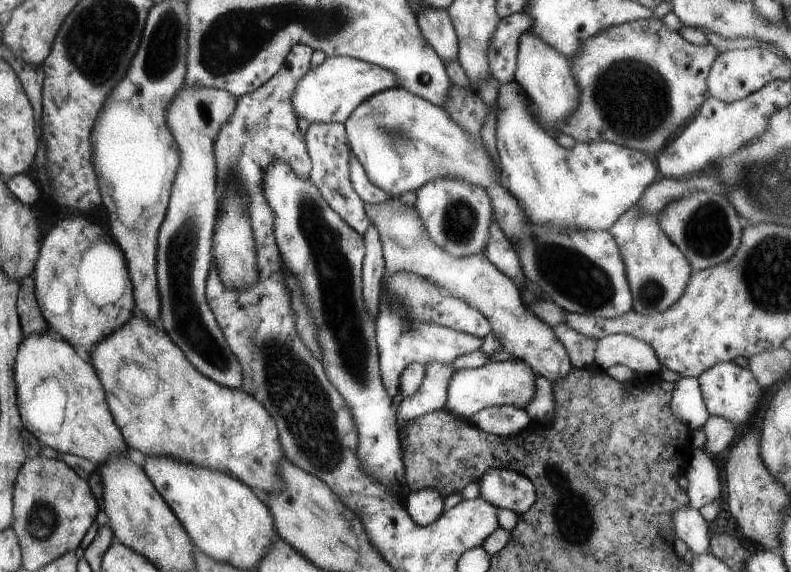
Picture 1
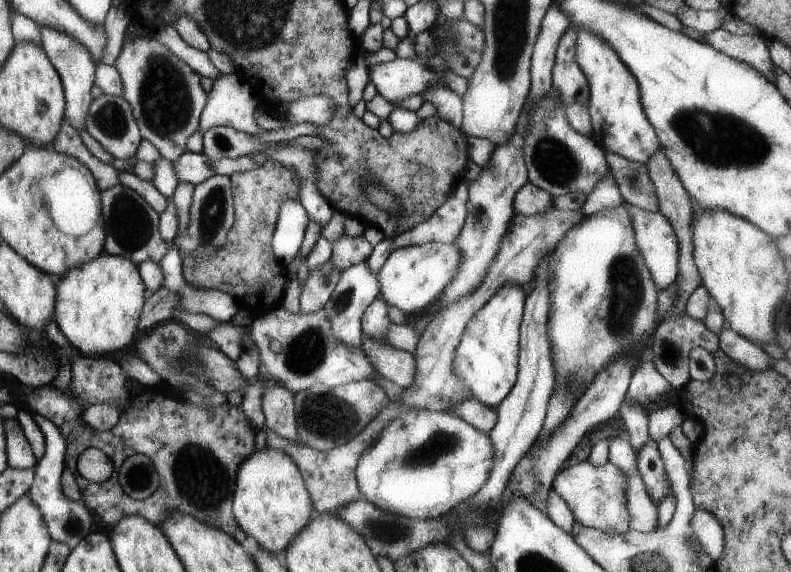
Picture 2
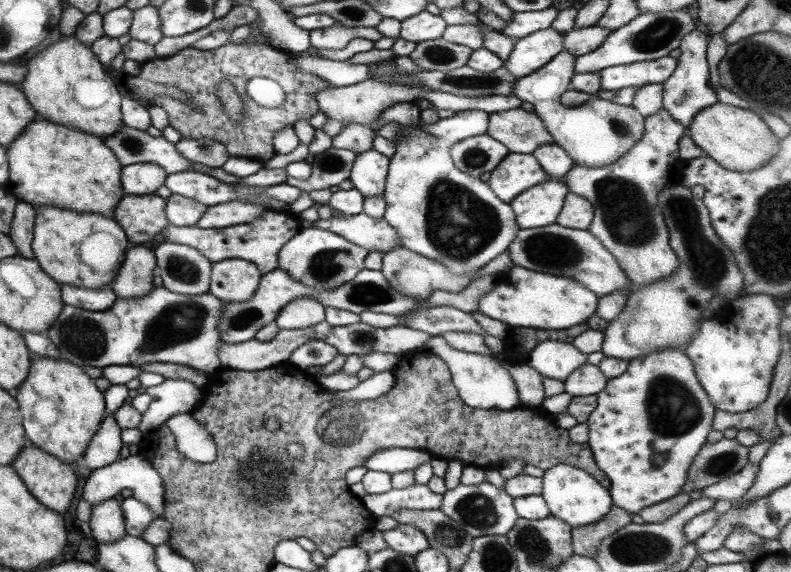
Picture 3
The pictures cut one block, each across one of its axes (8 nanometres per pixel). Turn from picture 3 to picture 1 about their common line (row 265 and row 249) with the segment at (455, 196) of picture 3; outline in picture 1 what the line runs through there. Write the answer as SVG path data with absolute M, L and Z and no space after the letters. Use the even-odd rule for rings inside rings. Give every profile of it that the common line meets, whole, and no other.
M433 178L414 191L416 199L412 204L429 236L429 240L455 258L482 254L487 240L487 228L491 205L483 188L473 186L459 178Z

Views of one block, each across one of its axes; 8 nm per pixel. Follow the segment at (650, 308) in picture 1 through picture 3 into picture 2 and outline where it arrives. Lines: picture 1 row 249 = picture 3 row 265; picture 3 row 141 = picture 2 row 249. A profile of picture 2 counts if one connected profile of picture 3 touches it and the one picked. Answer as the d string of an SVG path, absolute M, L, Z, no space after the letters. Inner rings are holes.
M630 208L630 218L634 227L635 243L643 263L649 270L652 282L656 288L665 289L670 282L674 282L678 271L678 241L671 224L658 211Z

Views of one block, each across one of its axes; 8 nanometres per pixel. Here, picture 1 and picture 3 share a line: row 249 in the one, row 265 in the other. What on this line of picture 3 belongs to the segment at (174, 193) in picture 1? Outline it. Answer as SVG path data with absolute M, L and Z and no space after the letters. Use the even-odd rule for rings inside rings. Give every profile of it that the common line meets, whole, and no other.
M160 243L153 251L161 287L175 294L205 294L209 290L211 263L193 247Z

